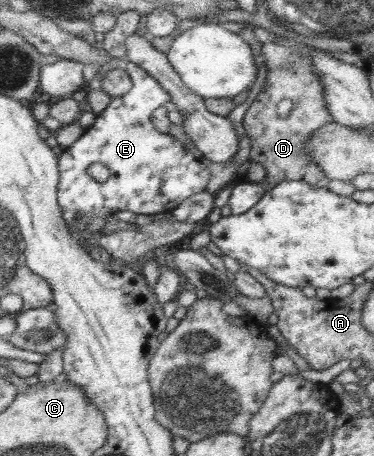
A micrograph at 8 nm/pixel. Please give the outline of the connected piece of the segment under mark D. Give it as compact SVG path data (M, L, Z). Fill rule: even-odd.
M272 42L263 44L262 55L267 66L264 86L243 119L244 130L250 136L250 161L262 164L266 170L266 177L260 184L267 192L284 180L300 180L310 187L326 187L330 180L322 168L310 160L310 154L304 154L306 141L310 141L312 133L334 121L326 108L322 82L314 72L314 64L291 49ZM284 100L290 102L292 108L287 116L280 116L278 104Z

